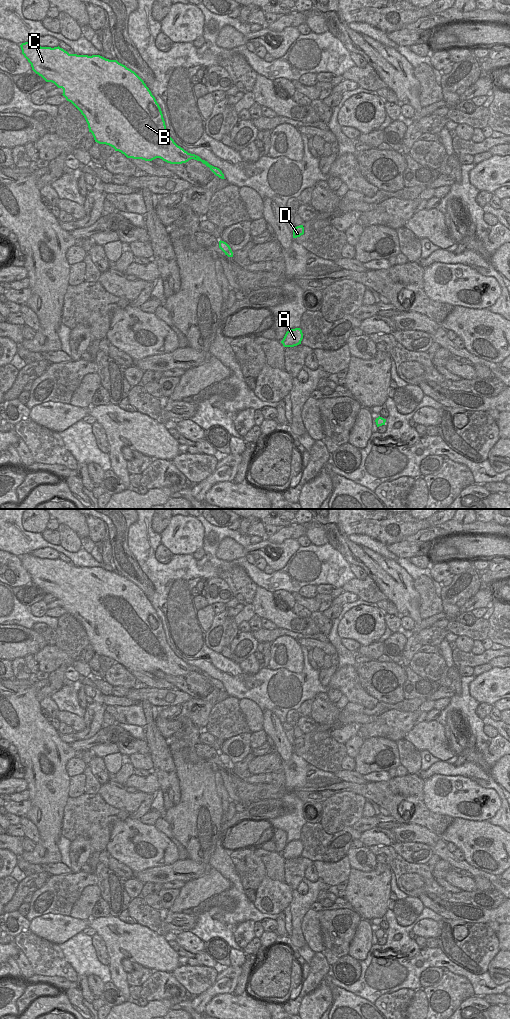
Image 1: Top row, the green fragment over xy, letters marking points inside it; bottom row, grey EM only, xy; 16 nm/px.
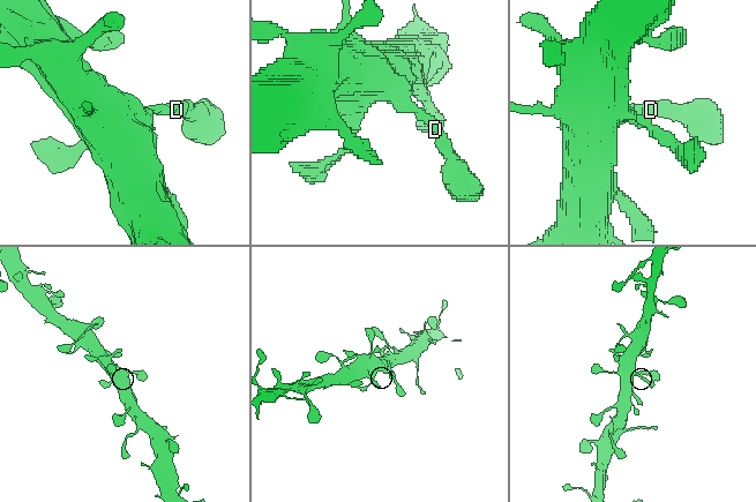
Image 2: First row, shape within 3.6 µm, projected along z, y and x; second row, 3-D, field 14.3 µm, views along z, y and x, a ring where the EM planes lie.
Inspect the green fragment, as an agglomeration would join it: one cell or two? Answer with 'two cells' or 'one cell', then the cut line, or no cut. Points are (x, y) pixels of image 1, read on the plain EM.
one cell; no cut

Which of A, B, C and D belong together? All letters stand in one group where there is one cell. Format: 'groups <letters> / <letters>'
groups A B C D

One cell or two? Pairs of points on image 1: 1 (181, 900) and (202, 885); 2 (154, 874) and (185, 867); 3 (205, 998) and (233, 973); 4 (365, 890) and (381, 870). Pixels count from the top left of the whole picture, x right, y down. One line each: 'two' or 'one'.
1: one
2: one
3: one
4: one

